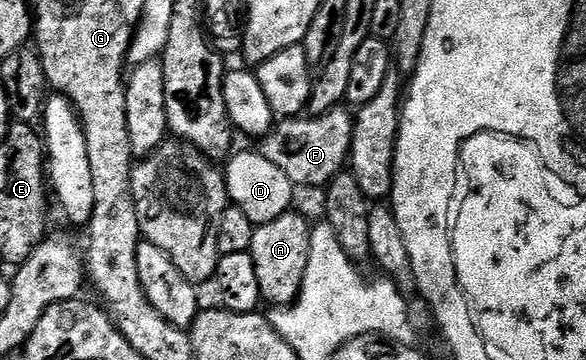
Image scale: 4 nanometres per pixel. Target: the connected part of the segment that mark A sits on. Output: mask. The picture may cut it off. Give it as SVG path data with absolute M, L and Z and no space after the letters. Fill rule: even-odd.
M298 210L281 214L273 222L258 225L251 243L251 257L257 266L257 282L261 285L261 294L271 306L290 306L294 304L301 286L305 282L305 270L309 266L311 253L312 225Z

